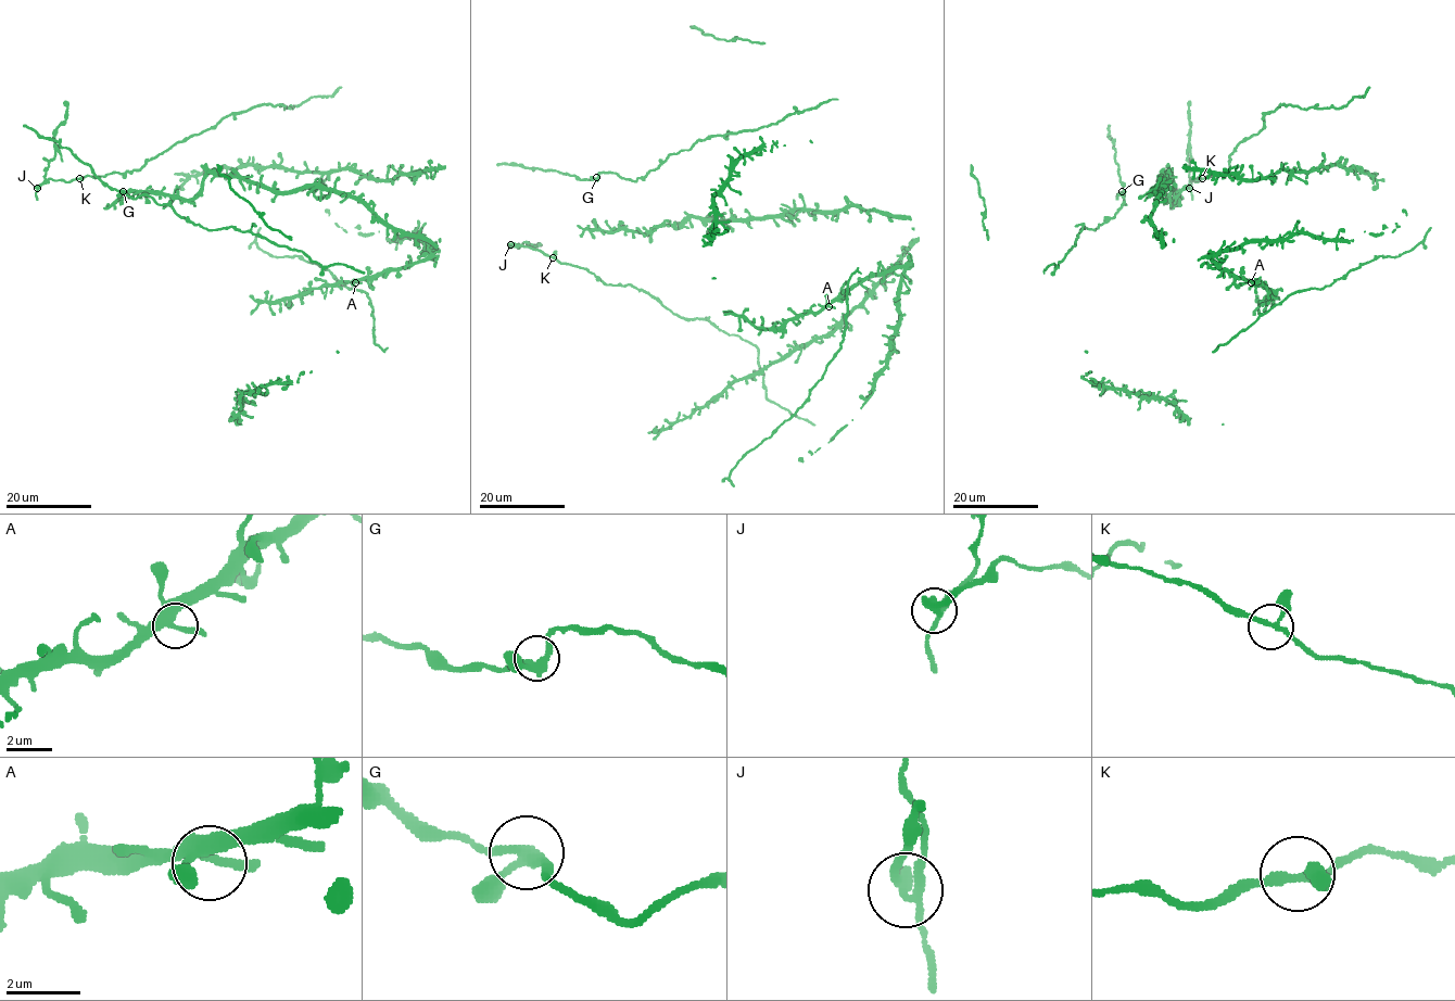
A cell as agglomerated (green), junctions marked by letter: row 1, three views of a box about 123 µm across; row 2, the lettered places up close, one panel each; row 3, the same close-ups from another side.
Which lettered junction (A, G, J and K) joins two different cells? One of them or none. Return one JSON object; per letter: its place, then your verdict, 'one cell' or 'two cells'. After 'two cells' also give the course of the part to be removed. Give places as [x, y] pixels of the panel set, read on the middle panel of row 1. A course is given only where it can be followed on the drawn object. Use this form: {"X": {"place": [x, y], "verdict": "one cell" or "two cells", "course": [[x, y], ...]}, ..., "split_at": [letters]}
{"A": {"place": [829, 306], "verdict": "one cell"}, "G": {"place": [596, 177], "verdict": "one cell"}, "J": {"place": [510, 244], "verdict": "two cells", "course": [[509, 244], [539, 244]]}, "K": {"place": [553, 257], "verdict": "one cell"}, "split_at": ["J"]}

